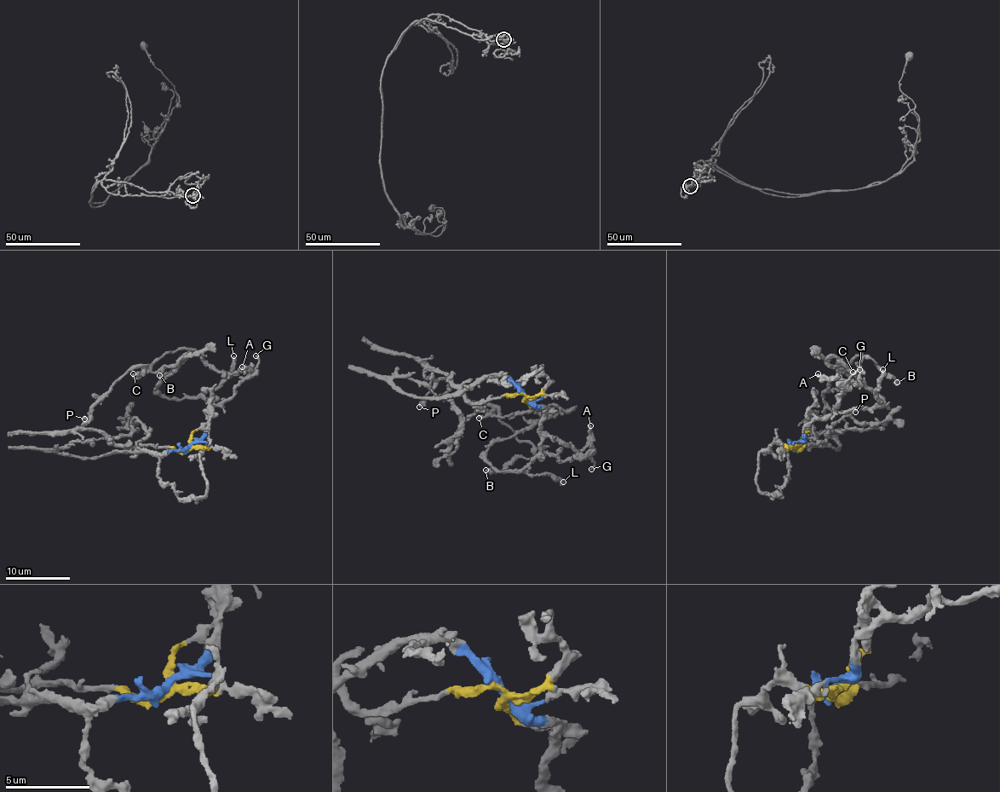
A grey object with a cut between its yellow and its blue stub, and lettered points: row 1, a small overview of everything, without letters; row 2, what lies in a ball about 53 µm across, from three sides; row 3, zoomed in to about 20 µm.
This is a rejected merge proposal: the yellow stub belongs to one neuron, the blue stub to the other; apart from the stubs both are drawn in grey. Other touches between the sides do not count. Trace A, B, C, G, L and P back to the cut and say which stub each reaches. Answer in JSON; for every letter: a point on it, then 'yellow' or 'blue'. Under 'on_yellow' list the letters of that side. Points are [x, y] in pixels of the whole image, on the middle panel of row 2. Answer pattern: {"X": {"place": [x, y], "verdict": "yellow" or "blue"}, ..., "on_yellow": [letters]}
{"A": {"place": [590, 425], "verdict": "yellow"}, "B": {"place": [485, 470], "verdict": "yellow"}, "C": {"place": [479, 418], "verdict": "yellow"}, "G": {"place": [591, 469], "verdict": "blue"}, "L": {"place": [563, 482], "verdict": "blue"}, "P": {"place": [419, 407], "verdict": "yellow"}, "on_yellow": ["A", "B", "C", "P"]}

